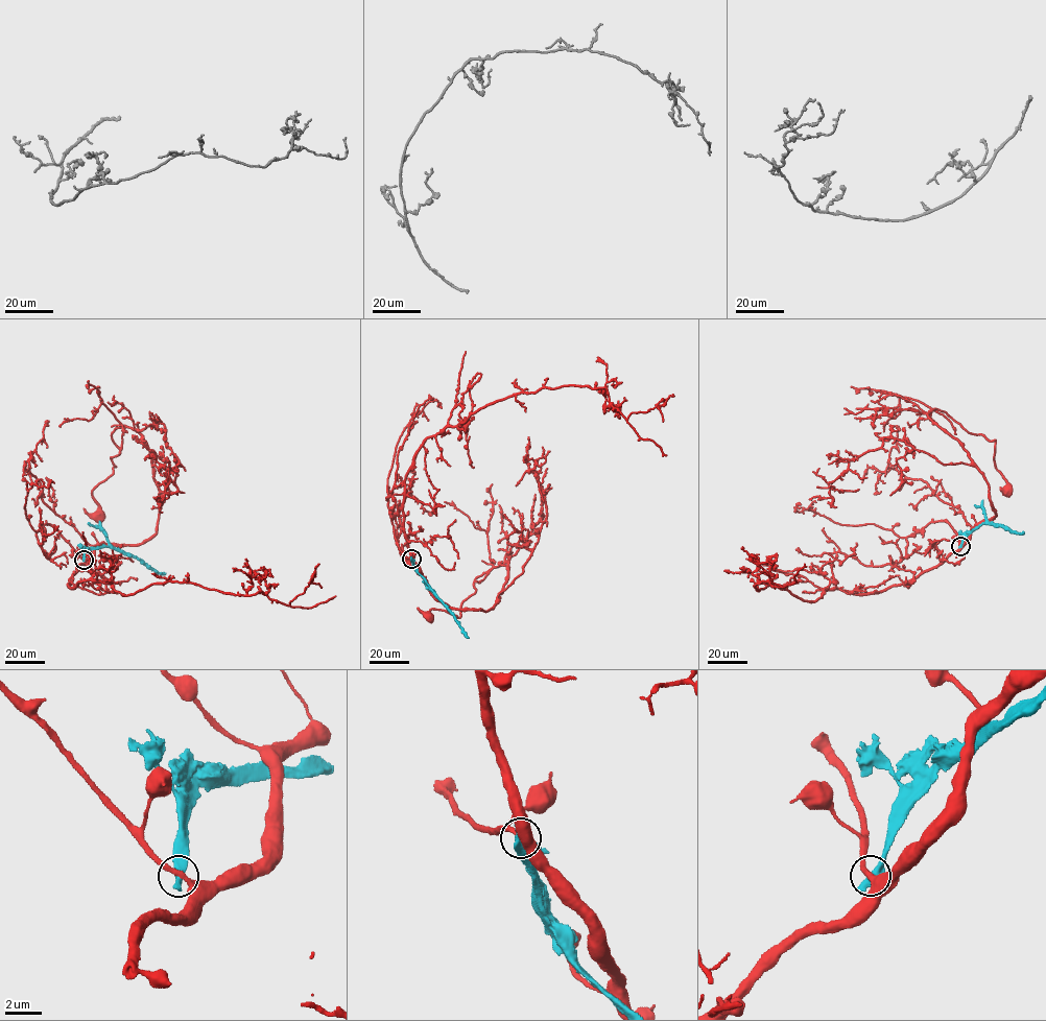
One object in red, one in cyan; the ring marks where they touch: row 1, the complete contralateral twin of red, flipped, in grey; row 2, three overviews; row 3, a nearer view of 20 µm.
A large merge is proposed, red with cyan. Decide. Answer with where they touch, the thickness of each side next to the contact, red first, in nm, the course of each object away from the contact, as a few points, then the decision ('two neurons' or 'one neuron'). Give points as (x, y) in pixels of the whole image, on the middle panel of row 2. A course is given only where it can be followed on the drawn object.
place (411, 559); calibres 300 and 550 nm; course red (411, 559), (440, 600), (483, 612), (499, 598), (508, 564), (475, 578), (459, 617), (431, 609), (428, 617); course cyan (411, 559), (418, 573), (469, 638); two neurons

